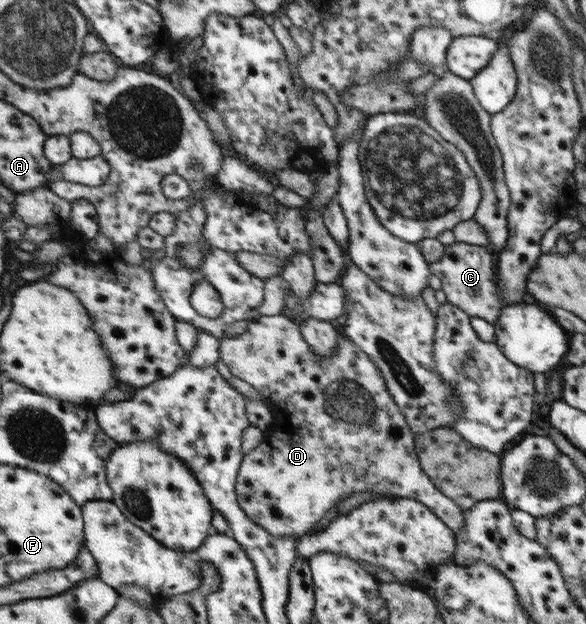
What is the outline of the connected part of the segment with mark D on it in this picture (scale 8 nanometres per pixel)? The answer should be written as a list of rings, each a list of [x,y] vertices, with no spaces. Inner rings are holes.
[[[285,314],[261,315],[250,321],[247,332],[221,339],[221,360],[233,376],[258,390],[276,411],[274,423],[257,448],[242,458],[235,491],[245,514],[269,534],[305,536],[339,501],[357,492],[371,491],[385,496],[411,497],[428,505],[455,534],[465,534],[464,510],[445,496],[423,472],[415,450],[415,435],[400,406],[387,392],[385,378],[377,364],[345,335],[337,338],[337,352],[331,358],[313,354],[297,324]]]

